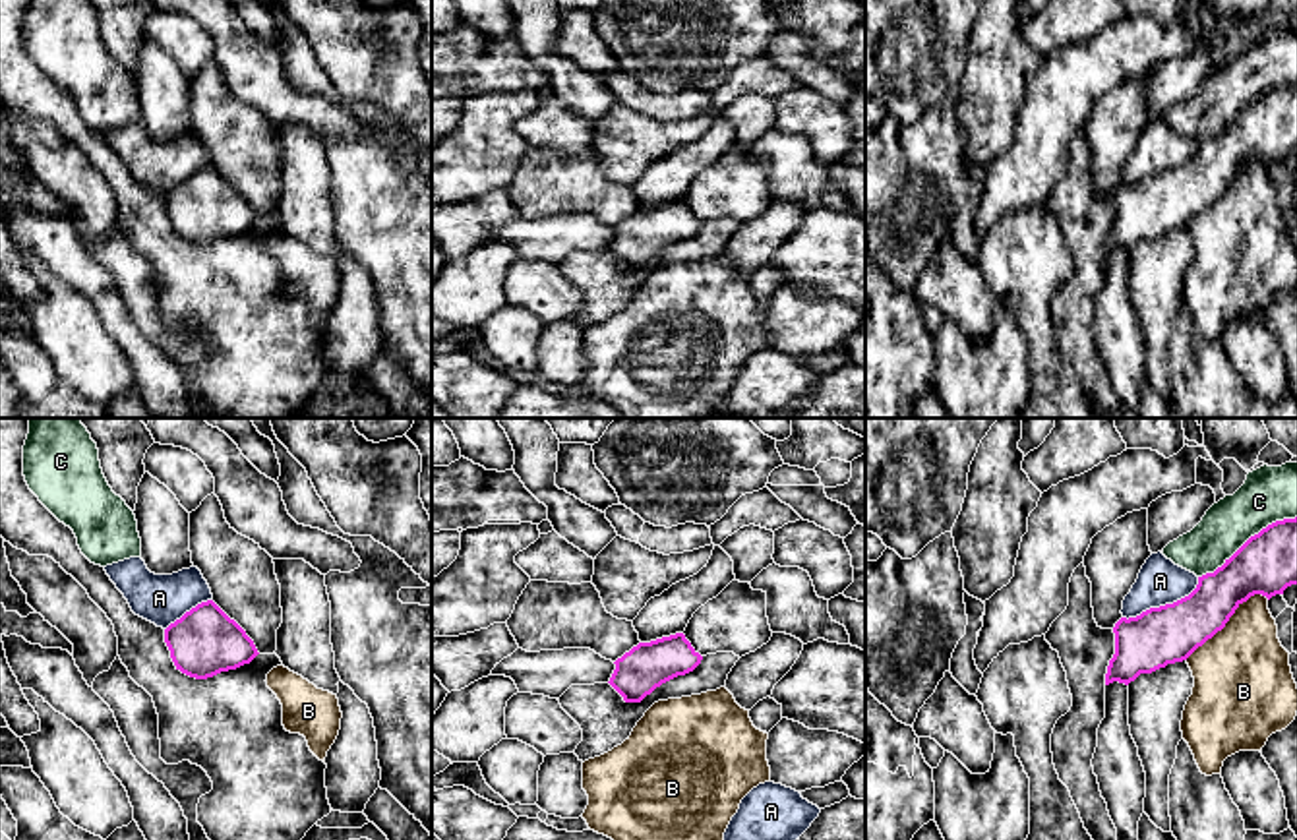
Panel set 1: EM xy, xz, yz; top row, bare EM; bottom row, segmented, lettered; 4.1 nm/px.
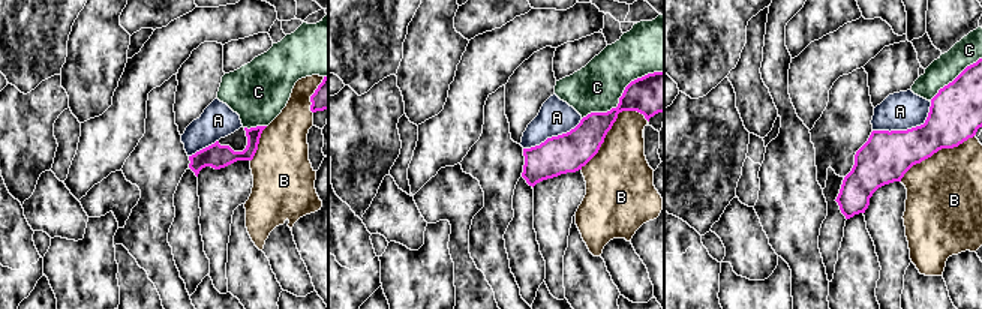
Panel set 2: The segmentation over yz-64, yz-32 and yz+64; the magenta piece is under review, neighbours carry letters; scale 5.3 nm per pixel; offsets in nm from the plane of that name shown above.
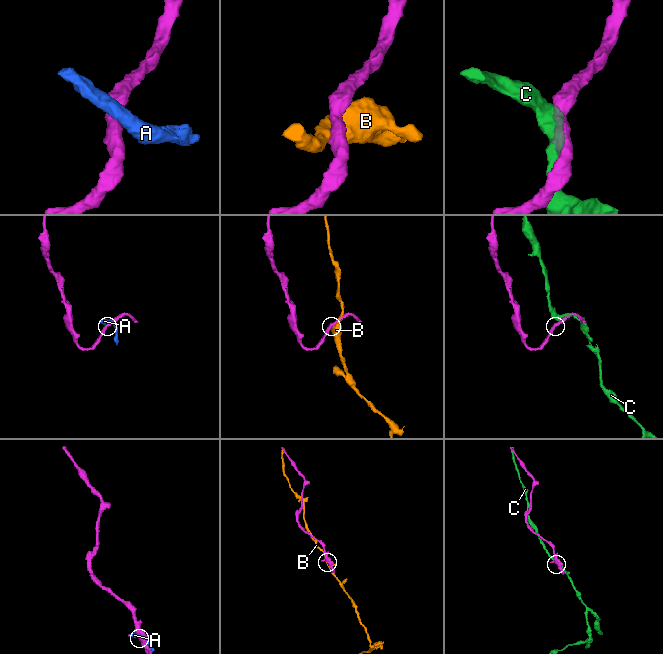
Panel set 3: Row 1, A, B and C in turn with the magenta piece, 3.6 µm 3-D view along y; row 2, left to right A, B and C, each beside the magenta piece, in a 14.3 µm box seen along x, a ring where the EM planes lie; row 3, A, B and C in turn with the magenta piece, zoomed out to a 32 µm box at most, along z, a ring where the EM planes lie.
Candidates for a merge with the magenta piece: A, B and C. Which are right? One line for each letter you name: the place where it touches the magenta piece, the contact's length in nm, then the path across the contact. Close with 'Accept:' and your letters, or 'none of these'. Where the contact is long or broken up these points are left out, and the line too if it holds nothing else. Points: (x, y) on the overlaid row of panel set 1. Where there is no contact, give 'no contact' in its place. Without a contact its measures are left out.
Accept: none of these

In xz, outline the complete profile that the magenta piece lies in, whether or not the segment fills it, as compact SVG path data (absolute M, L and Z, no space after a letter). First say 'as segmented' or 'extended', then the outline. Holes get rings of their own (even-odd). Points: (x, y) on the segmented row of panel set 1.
as segmented | M683 633L639 643L621 658L610 677L610 685L625 703L641 703L662 683L693 672L703 656L691 646Z

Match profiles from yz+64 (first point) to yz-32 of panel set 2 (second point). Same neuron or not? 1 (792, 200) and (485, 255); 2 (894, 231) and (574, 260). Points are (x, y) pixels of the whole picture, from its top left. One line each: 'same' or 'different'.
1: different
2: different

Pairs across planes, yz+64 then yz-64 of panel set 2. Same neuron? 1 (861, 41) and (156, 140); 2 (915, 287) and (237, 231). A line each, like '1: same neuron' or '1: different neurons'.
1: different neurons
2: same neuron

